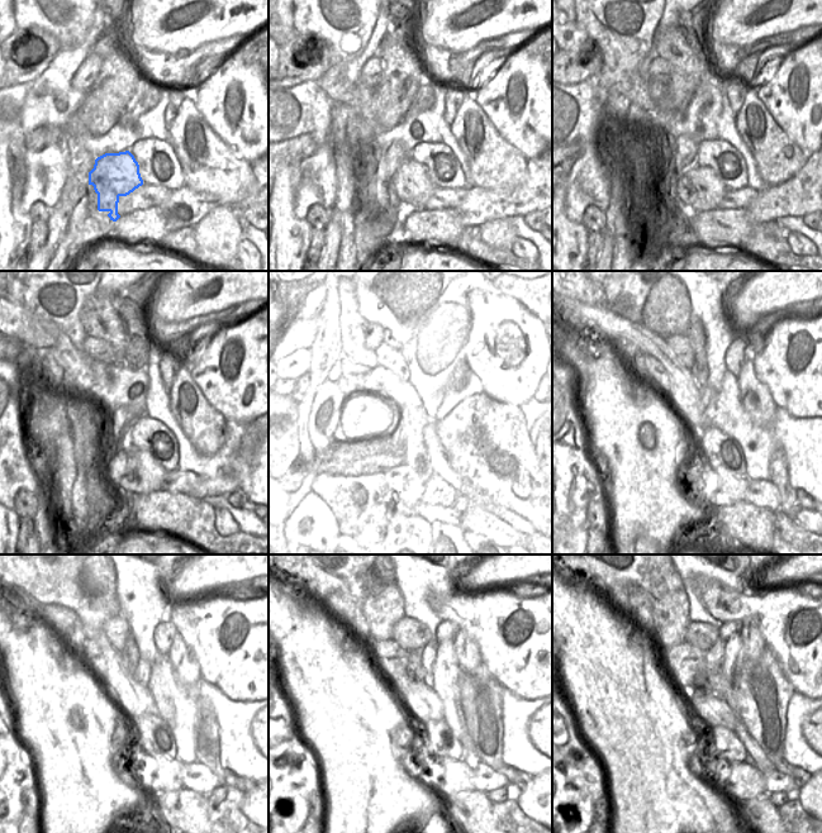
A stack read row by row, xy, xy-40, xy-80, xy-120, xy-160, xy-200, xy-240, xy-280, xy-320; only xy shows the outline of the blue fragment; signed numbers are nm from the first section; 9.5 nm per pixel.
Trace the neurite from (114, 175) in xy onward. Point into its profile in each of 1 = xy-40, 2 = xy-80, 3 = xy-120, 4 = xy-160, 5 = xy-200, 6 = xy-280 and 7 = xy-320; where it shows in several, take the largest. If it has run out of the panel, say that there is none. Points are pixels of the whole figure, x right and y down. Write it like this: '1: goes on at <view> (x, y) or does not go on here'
1: goes on at xy-40 (409, 189)
2: goes on at xy-80 (698, 190)
3: goes on at xy-120 (132, 472)
4: goes on at xy-160 (414, 474)
5: goes on at xy-200 (720, 486)
6: goes on at xy-280 (441, 774)
7: goes on at xy-320 (739, 780)

